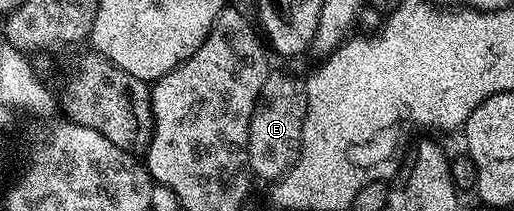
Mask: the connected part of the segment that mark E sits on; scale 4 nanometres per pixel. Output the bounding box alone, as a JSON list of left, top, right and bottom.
[247,70,307,183]

